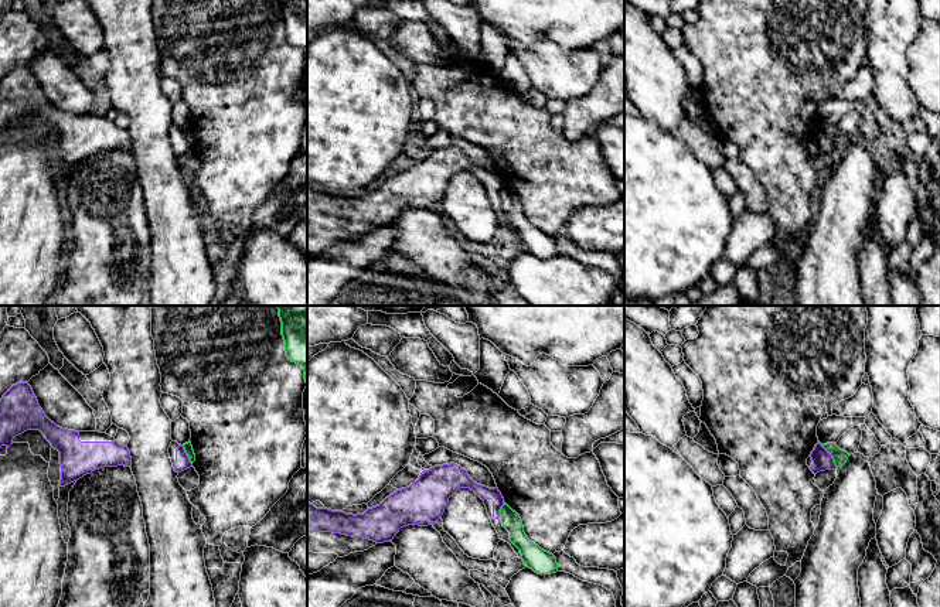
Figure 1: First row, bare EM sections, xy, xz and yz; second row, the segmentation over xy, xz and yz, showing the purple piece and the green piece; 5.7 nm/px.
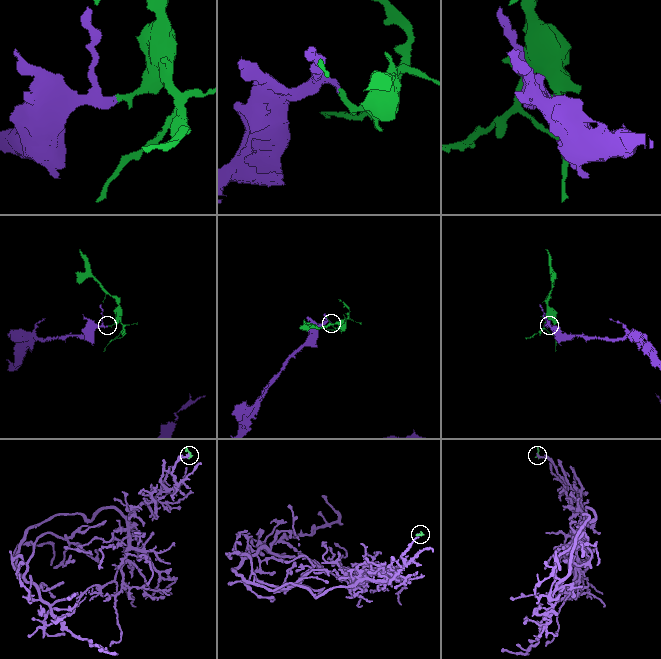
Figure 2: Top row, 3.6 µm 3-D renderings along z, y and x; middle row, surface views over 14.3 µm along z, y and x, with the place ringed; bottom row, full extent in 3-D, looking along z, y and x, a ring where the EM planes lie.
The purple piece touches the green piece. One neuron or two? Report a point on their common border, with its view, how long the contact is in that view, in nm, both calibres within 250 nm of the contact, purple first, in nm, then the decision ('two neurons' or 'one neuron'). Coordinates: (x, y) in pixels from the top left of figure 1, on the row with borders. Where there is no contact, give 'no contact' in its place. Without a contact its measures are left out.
yz (831, 457) | 160 nm | 110/80 nm | two neurons

